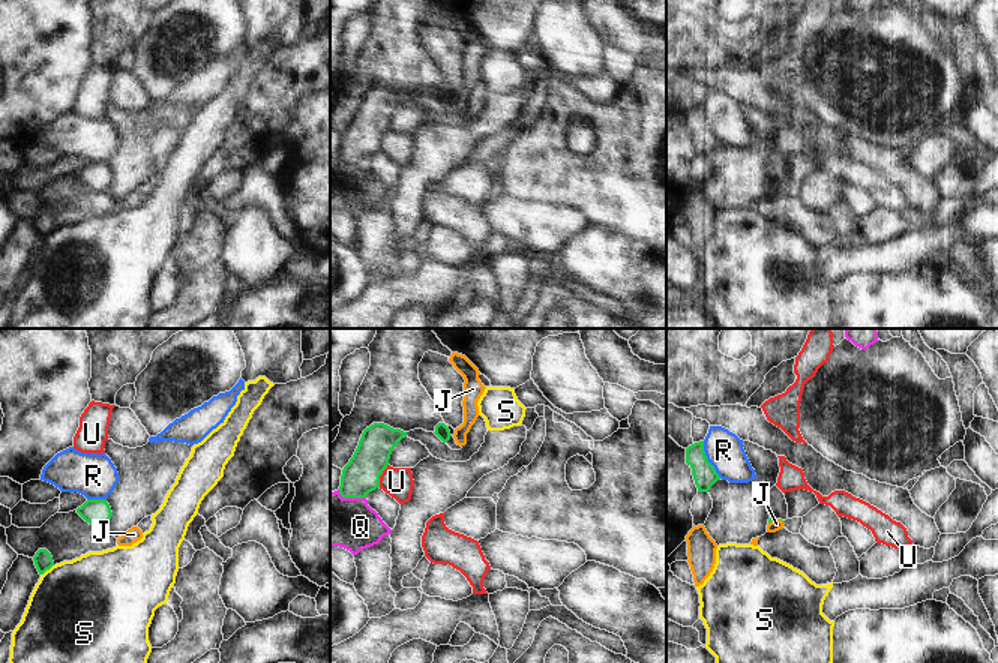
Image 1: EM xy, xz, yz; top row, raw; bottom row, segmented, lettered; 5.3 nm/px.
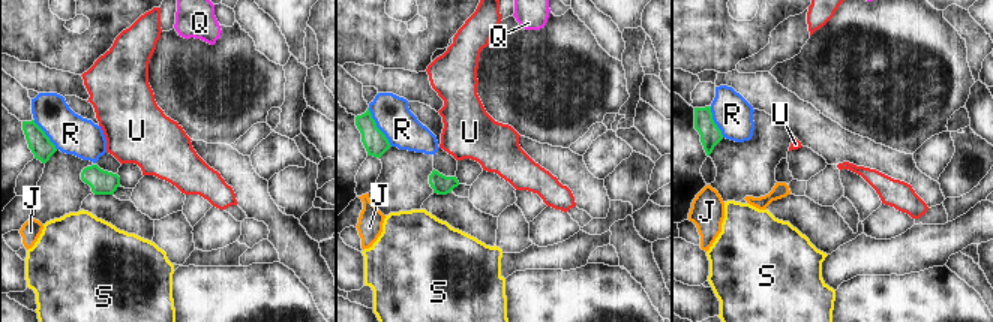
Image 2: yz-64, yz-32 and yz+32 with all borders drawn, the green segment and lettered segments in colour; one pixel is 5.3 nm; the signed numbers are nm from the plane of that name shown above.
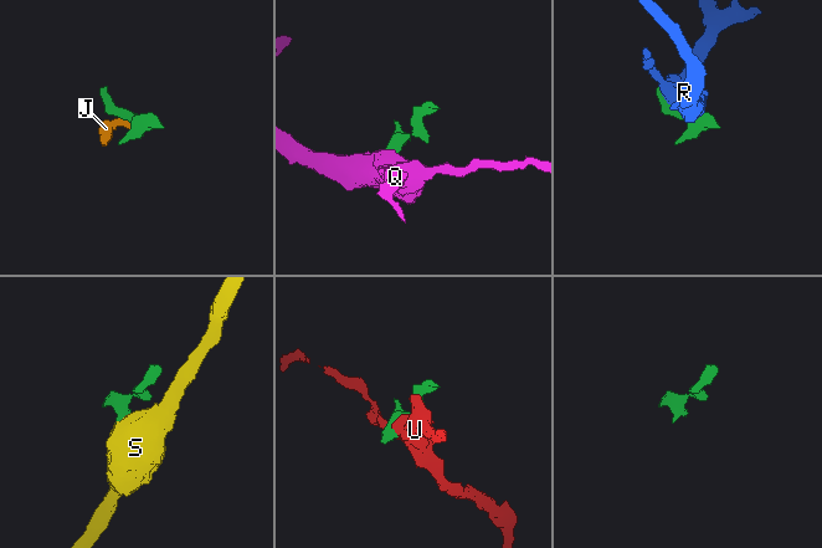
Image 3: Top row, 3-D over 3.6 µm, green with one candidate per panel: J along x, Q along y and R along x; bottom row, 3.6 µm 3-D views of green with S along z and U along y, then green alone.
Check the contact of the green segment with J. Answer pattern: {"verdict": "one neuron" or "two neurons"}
{"verdict": "two neurons"}

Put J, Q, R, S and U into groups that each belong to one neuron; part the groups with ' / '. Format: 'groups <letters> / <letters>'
groups J / Q / R / S / U

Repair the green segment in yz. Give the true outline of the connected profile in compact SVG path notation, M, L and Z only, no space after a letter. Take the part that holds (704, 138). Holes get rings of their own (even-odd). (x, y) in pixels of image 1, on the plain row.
M704 105L695 106L686 112L686 128L692 132L692 140L698 156L708 156L720 144L714 130L707 124Z

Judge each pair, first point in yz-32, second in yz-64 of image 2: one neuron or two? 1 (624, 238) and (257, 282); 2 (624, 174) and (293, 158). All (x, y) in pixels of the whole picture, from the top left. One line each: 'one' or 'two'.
1: two
2: two

